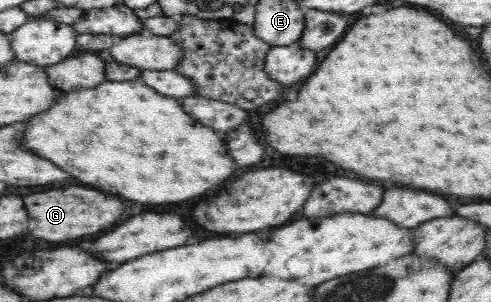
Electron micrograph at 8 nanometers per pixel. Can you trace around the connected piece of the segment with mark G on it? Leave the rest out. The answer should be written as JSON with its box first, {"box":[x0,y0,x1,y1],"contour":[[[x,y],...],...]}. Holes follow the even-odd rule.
{"box":[23,187,123,241],"contour":[[[67,187],[67,189],[53,189],[47,193],[33,193],[23,197],[23,203],[29,213],[29,229],[37,239],[43,241],[67,241],[81,235],[91,235],[97,231],[107,229],[109,225],[117,223],[123,213],[123,203],[109,193],[101,193],[95,189],[85,187]],[[73,197],[83,197],[83,207],[79,209],[73,203]]]}

